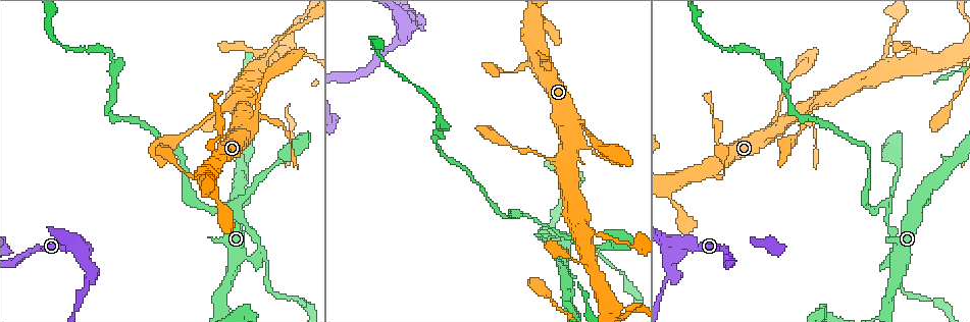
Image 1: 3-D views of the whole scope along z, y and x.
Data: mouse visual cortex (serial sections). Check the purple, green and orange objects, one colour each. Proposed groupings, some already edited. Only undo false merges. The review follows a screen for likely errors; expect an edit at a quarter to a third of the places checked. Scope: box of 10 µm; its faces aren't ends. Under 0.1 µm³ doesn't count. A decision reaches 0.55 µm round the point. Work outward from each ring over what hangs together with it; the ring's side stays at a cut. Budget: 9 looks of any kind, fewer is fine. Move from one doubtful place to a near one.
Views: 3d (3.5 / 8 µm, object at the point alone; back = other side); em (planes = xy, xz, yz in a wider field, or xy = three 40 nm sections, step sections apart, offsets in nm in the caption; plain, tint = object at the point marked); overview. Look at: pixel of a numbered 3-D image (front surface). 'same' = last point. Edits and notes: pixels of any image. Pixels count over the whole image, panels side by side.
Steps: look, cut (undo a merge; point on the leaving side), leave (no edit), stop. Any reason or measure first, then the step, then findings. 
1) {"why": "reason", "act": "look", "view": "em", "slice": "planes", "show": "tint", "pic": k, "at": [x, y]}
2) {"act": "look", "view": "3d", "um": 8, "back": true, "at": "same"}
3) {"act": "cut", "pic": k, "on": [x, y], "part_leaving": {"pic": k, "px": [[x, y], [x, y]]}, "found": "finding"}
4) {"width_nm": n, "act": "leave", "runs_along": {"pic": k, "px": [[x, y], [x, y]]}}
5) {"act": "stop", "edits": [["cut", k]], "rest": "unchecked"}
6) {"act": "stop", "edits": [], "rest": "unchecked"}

{"why": "three-way junction", "act": "look", "view": "3d", "um": 3.5, "pic": 1, "at": [888, 259]}

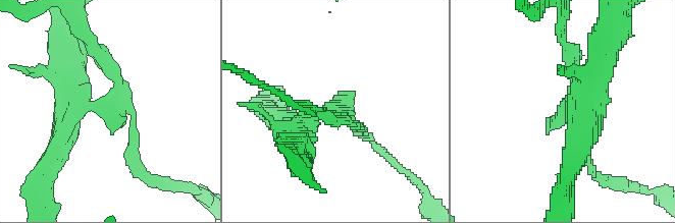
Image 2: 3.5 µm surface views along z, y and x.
{"act": "look", "view": "em", "slice": "xy", "step": 5, "show": "tint", "pic": 2, "at": [563, 107]}

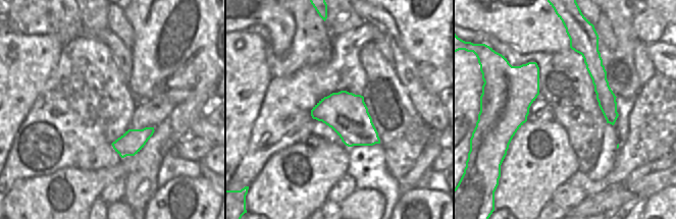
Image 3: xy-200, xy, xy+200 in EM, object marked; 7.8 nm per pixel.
{"width_nm": 320, "act": "cut", "pic": 2, "on": [103, 63], "part_leaving": {"pic": 2, "px": [[115, 99], [118, 79], [81, 23]]}, "found": "a second cell is stuck on"}

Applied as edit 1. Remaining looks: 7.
{"why": "a fork", "act": "look", "view": "3d", "um": 3.5, "back": true, "pic": 1, "at": [810, 104]}

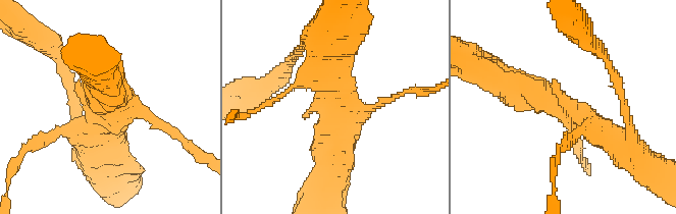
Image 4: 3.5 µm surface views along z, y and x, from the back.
{"act": "look", "view": "em", "slice": "xy", "step": 3, "show": "tint", "pic": 4, "at": [565, 106]}

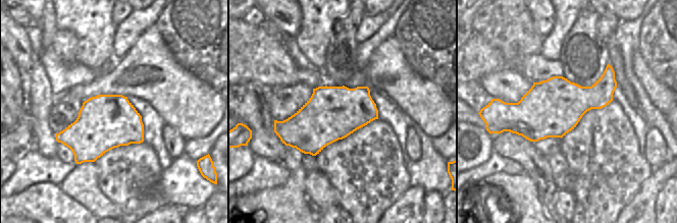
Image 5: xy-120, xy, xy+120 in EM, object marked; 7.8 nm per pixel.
{"act": "leave", "found": "continuous, no second cell"}

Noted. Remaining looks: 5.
{"why": "branch point", "act": "look", "view": "3d", "um": 3.5, "pic": 1, "at": [886, 62]}

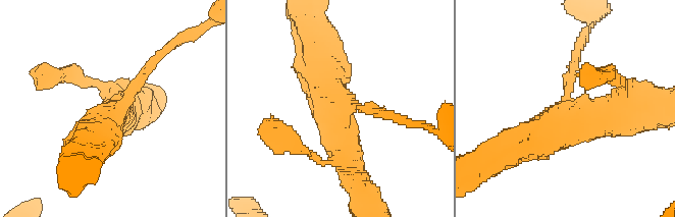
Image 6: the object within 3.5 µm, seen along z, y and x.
{"why": "now the EM", "act": "look", "view": "em", "slice": "xy", "step": 1, "show": "tint", "pic": 6, "at": [563, 113]}

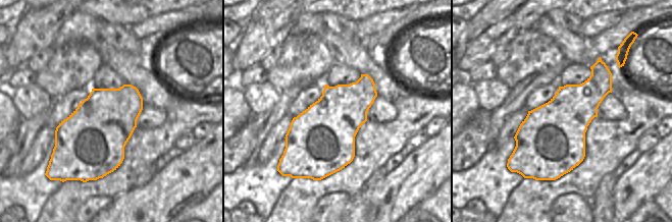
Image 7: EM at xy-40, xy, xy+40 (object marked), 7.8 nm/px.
{"arm_widths_nm": [150, 500, 500], "act": "leave", "found": "all the same cell"}

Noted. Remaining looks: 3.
{"why": "three arms meet", "act": "look", "view": "3d", "um": 3.5, "pic": 1, "at": [81, 243]}

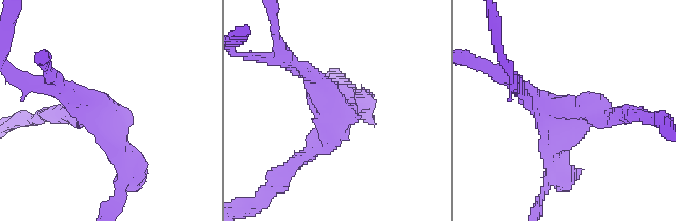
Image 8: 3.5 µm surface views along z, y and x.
{"arms": 3, "arm_widths_nm": [250, 250, 350], "why": "now the EM", "act": "look", "view": "em", "slice": "xy", "step": 5, "show": "tint", "pic": 8, "at": [580, 113]}

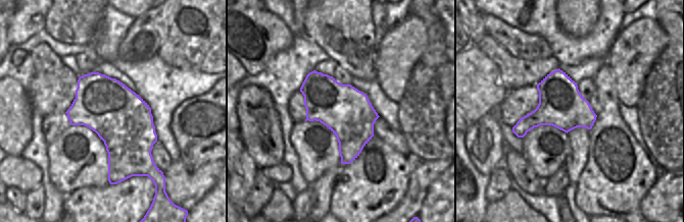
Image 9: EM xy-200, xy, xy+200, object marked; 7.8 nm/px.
{"act": "cut", "pic": 8, "on": [333, 73], "found": "a second cell is stuck on"}

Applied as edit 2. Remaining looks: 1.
{"act": "stop", "edits": [["cut", 2], ["cut", 8]], "rest": "unchecked"}

